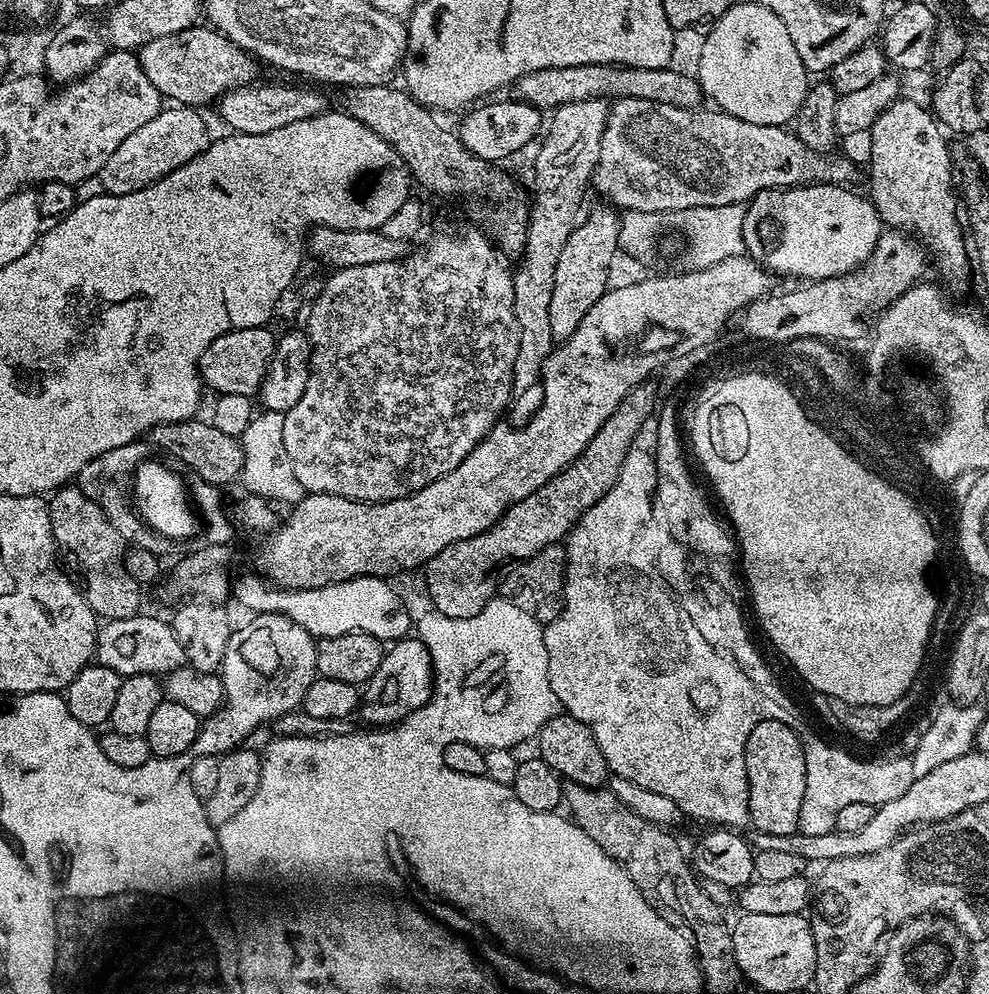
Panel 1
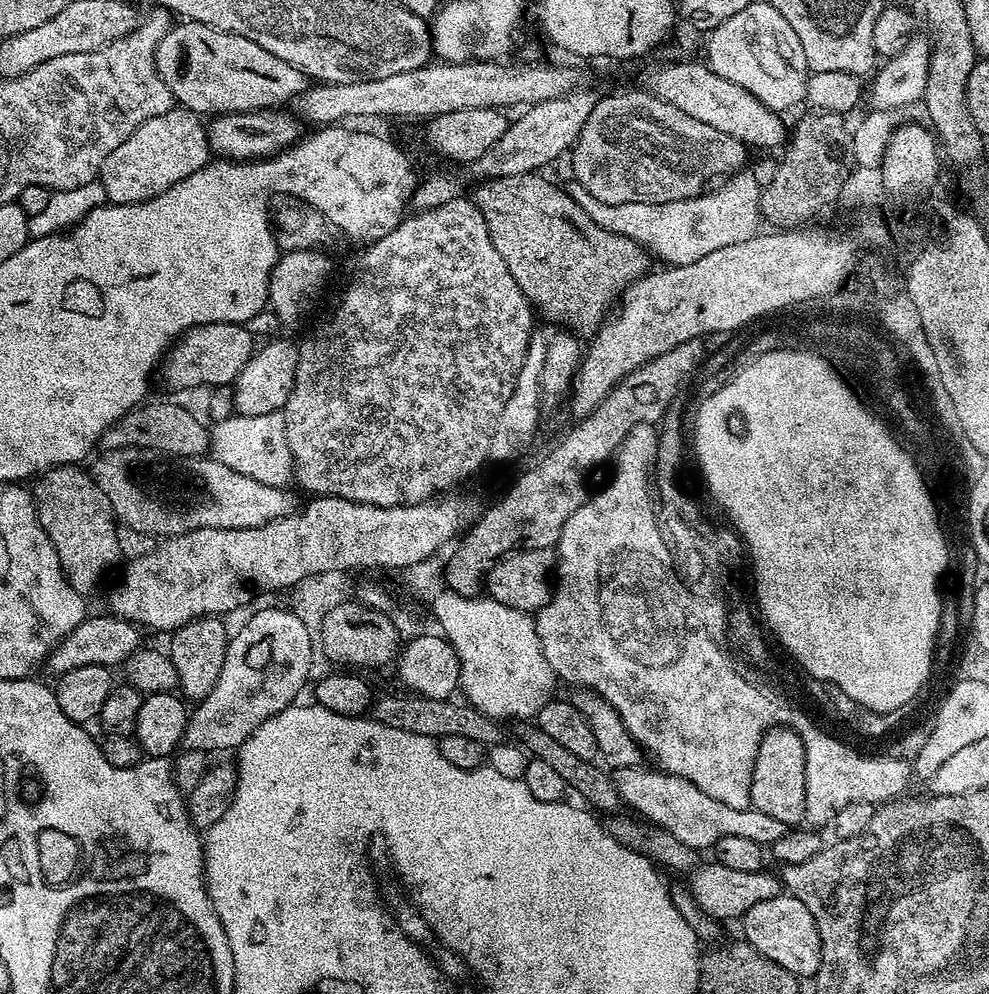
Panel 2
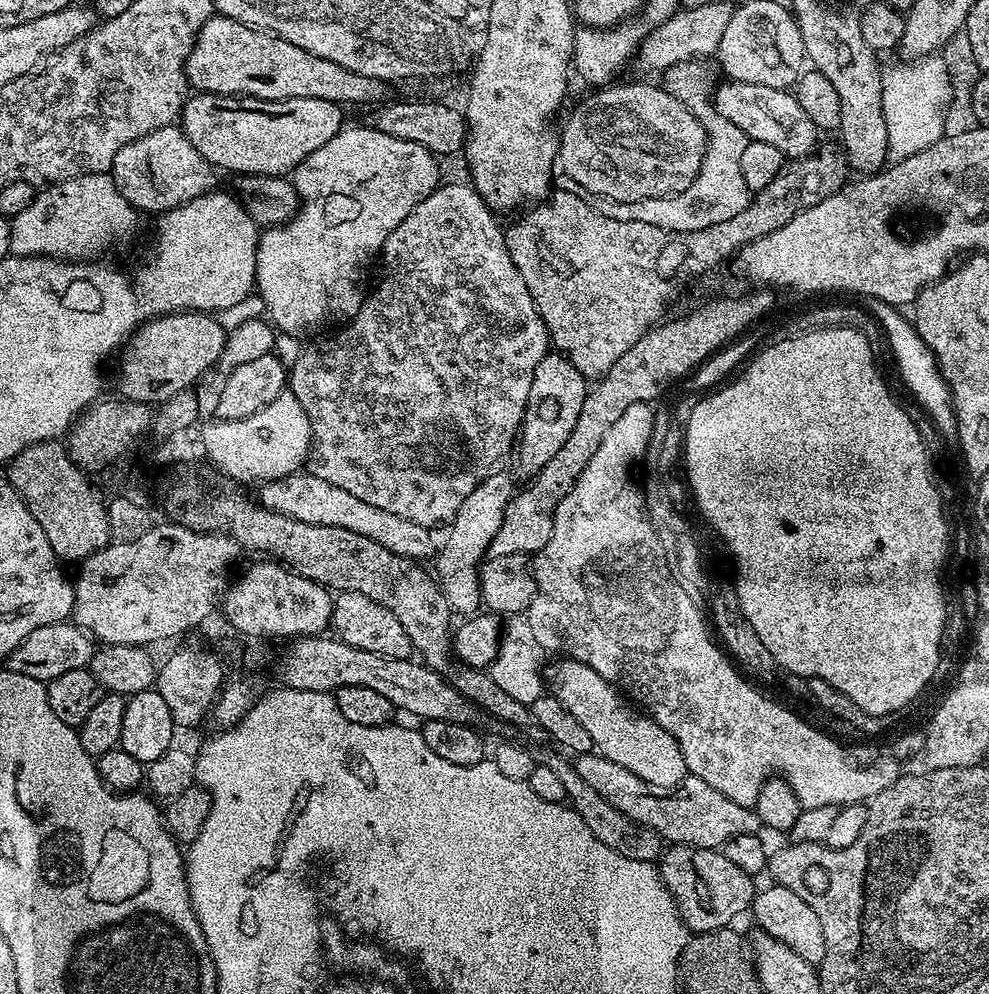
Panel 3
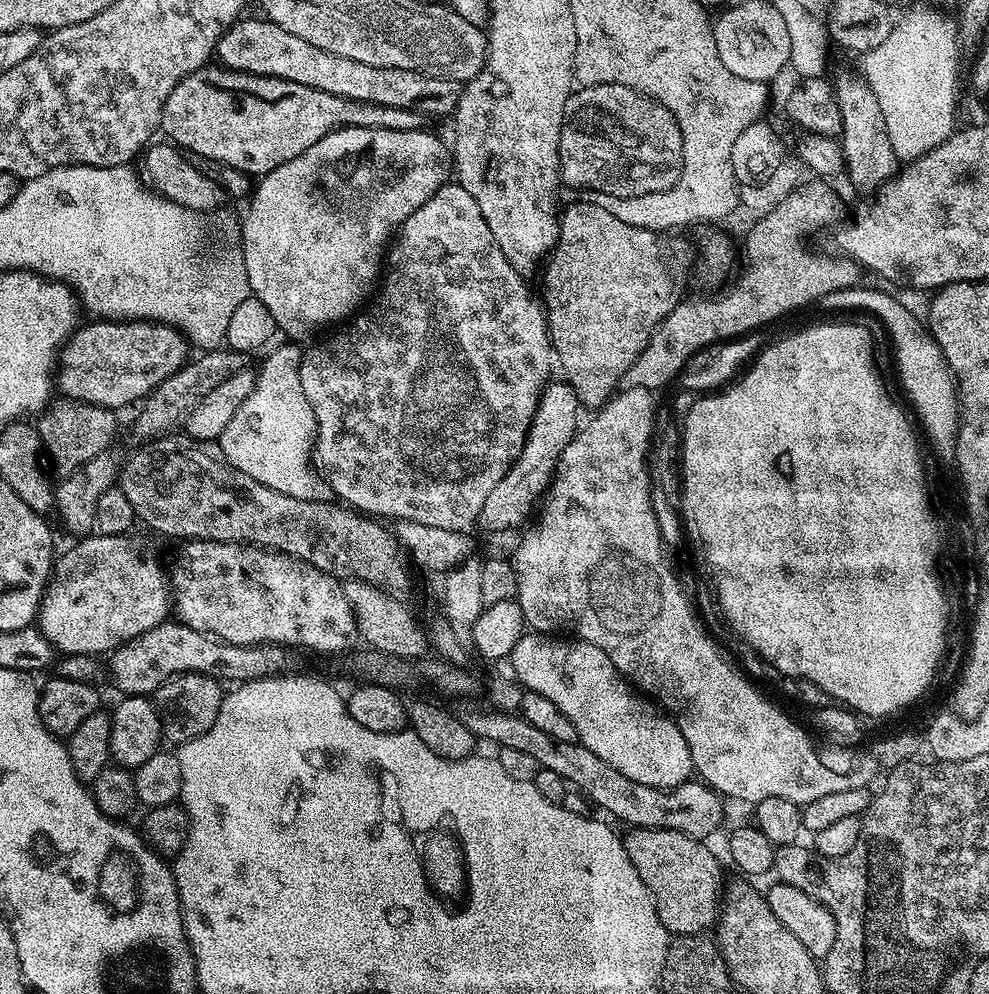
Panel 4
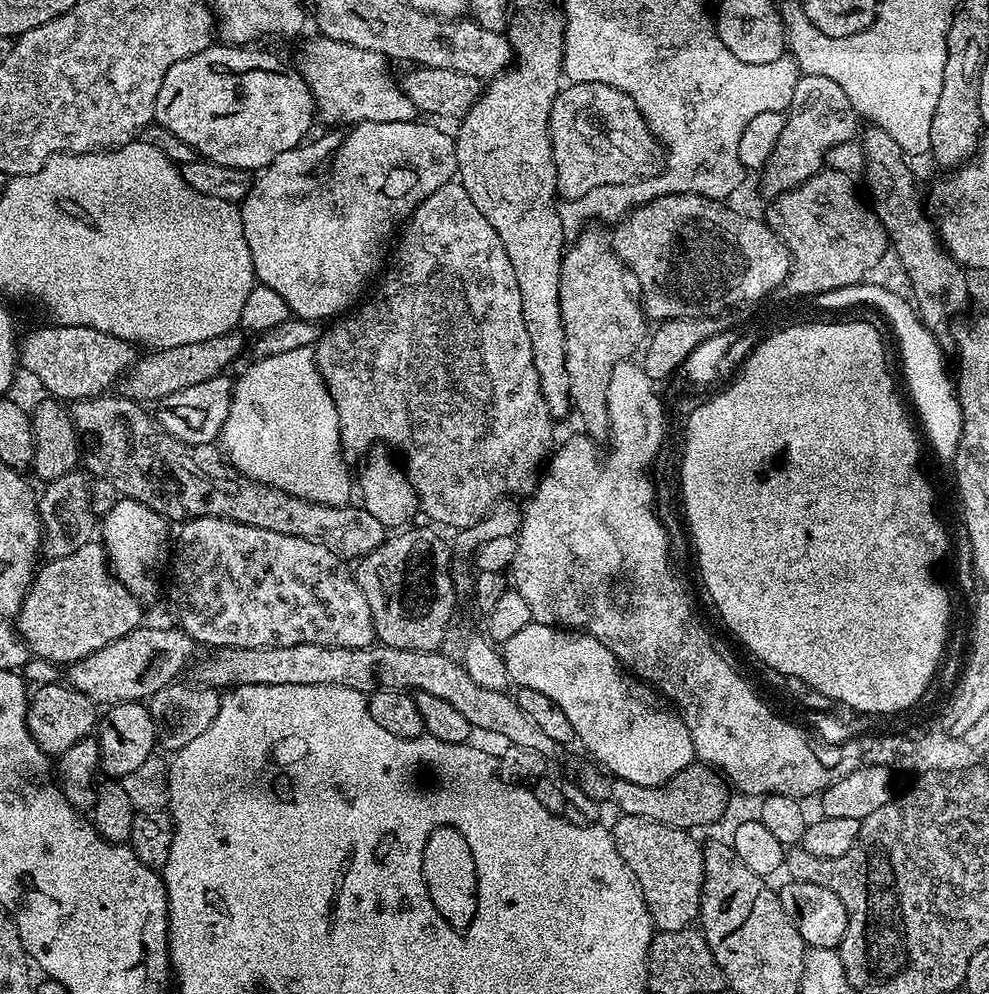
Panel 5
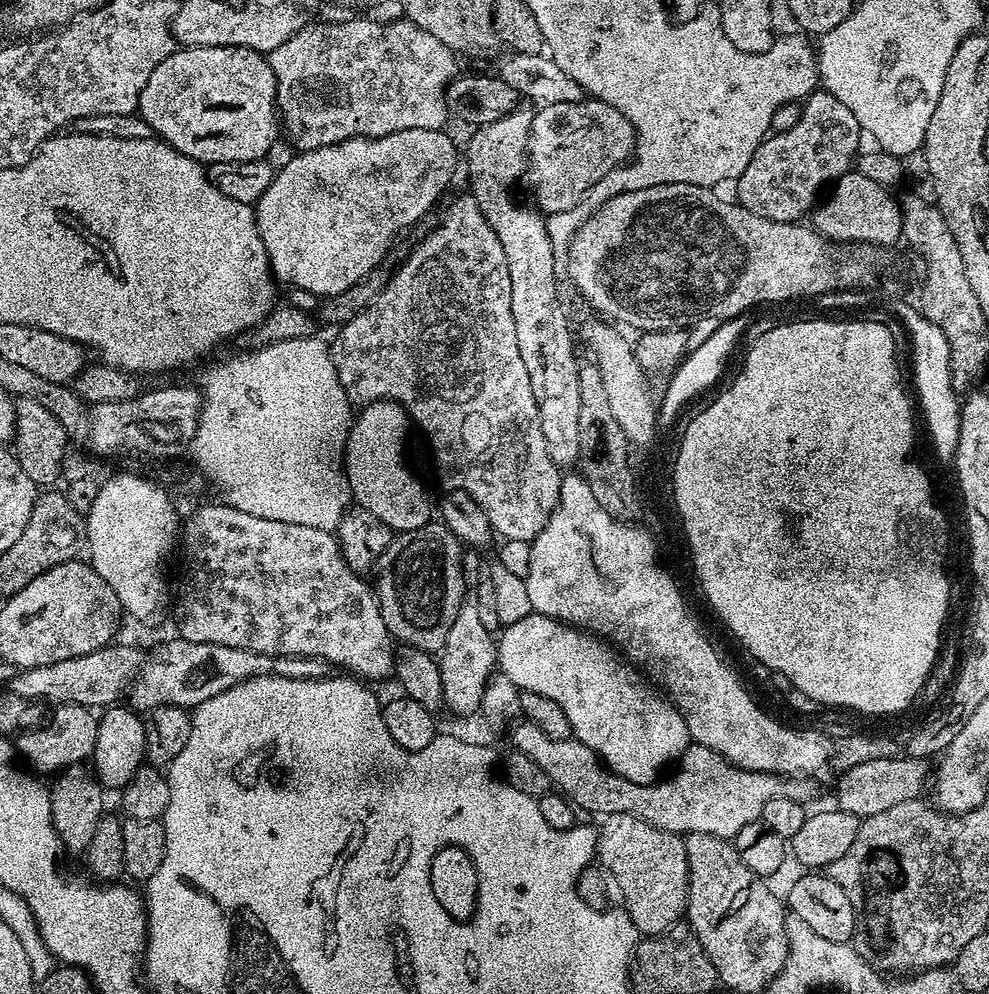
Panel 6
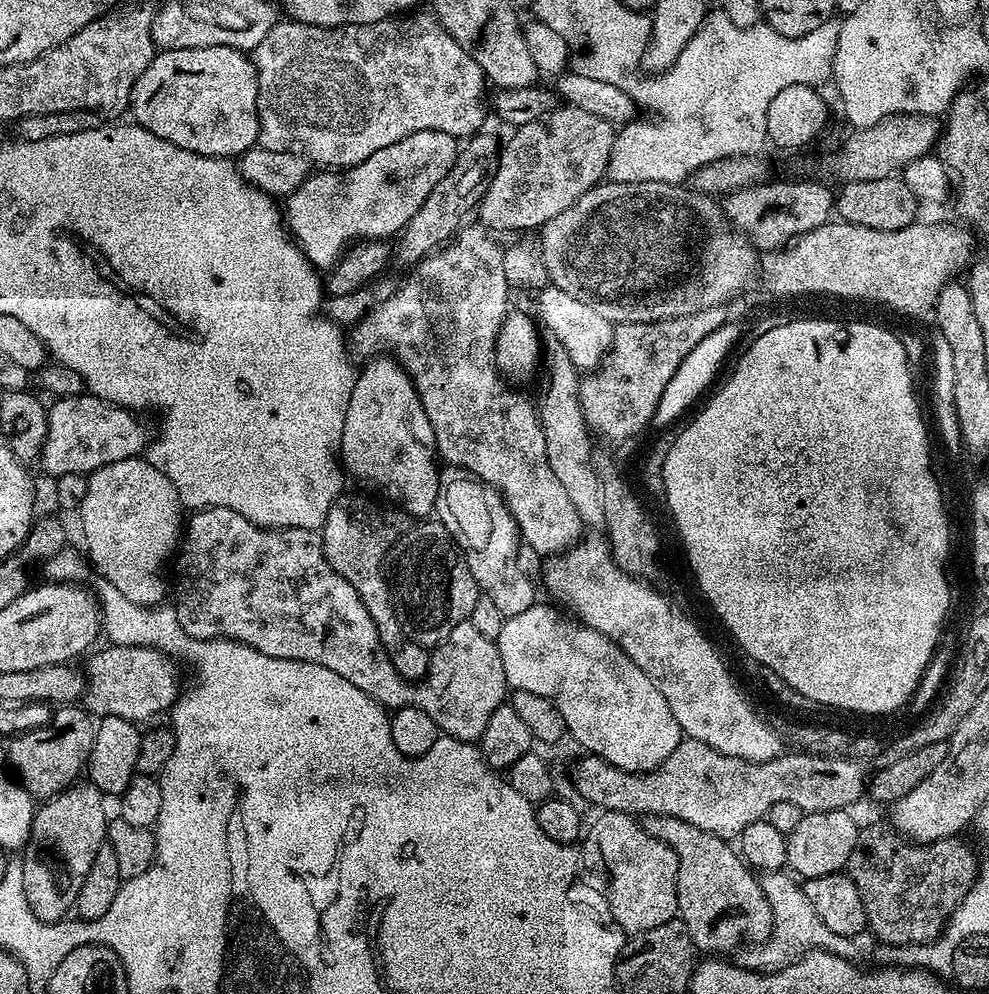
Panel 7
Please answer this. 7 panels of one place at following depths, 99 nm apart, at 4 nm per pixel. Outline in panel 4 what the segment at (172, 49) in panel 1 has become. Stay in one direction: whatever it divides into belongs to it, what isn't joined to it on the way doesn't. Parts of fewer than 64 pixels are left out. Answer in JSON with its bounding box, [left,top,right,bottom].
[215,17,462,116]

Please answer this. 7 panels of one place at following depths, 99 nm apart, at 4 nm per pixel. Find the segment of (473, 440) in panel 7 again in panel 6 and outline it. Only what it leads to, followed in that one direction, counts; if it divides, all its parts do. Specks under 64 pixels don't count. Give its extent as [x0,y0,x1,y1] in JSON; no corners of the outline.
[330,194,561,542]

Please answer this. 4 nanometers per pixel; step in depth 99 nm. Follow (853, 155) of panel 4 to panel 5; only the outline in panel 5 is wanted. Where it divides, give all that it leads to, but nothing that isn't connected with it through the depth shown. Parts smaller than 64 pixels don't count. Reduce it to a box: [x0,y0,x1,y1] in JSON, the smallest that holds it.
[862,126,968,330]

